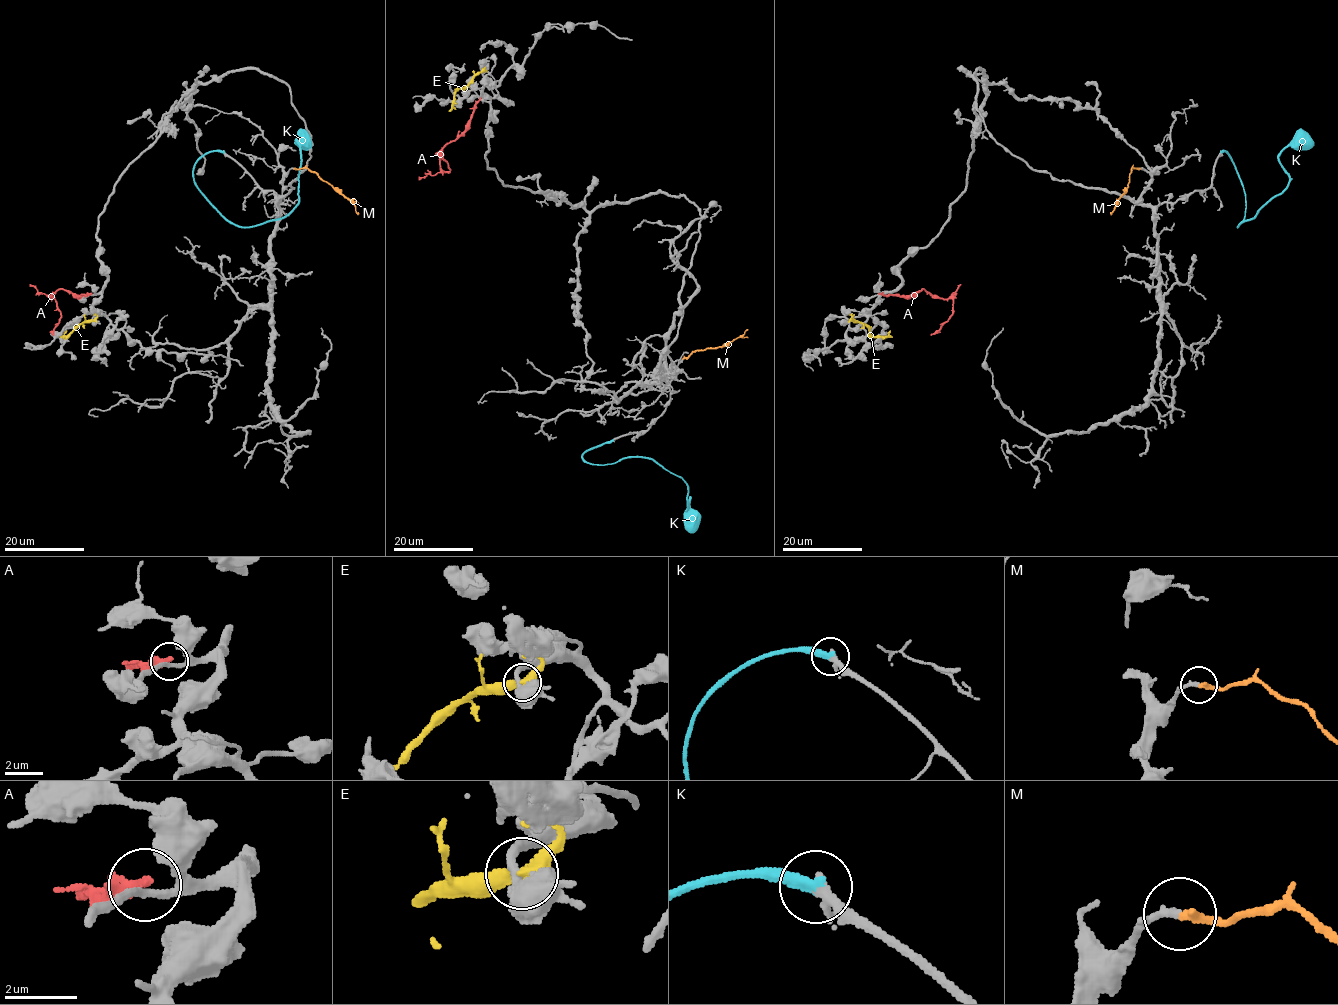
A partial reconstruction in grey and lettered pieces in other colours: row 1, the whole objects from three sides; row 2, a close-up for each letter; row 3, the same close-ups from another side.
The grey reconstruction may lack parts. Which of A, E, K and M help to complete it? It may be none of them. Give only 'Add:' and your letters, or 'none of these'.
Add: K, M

